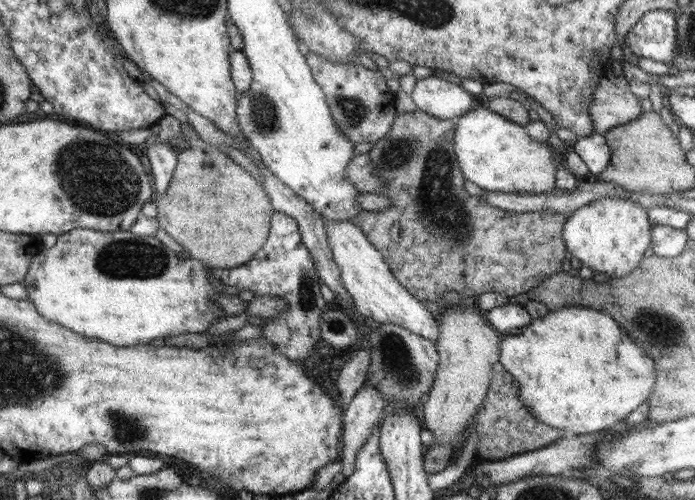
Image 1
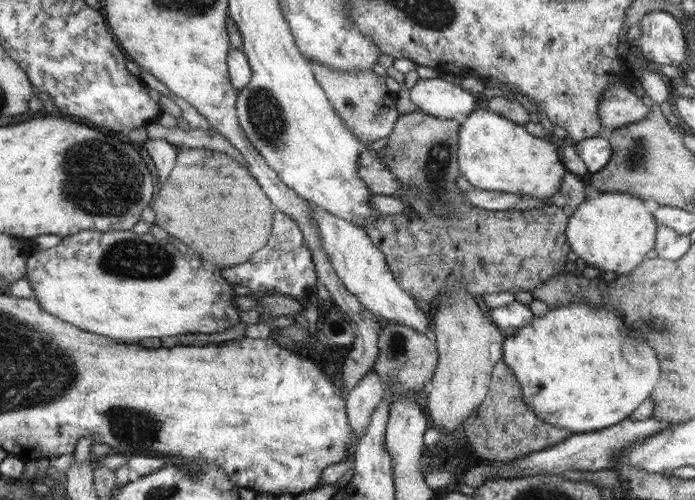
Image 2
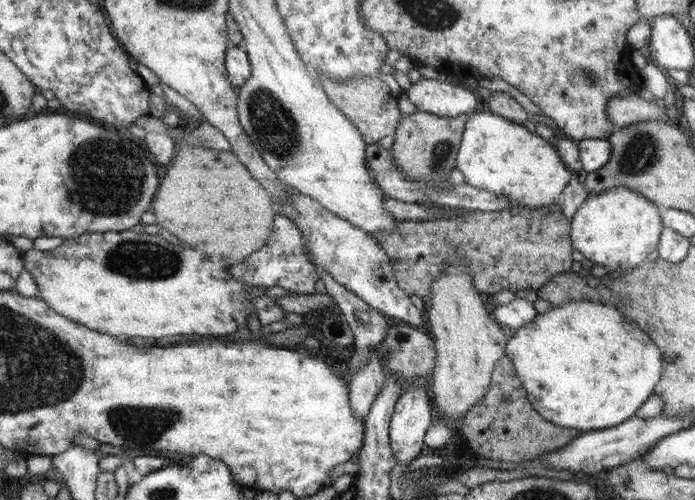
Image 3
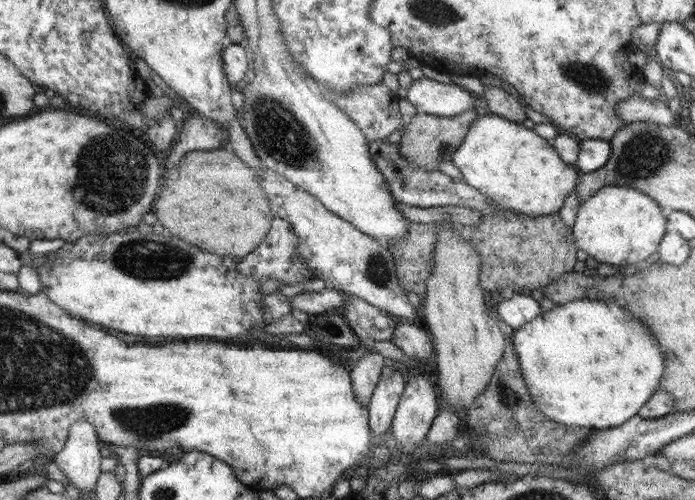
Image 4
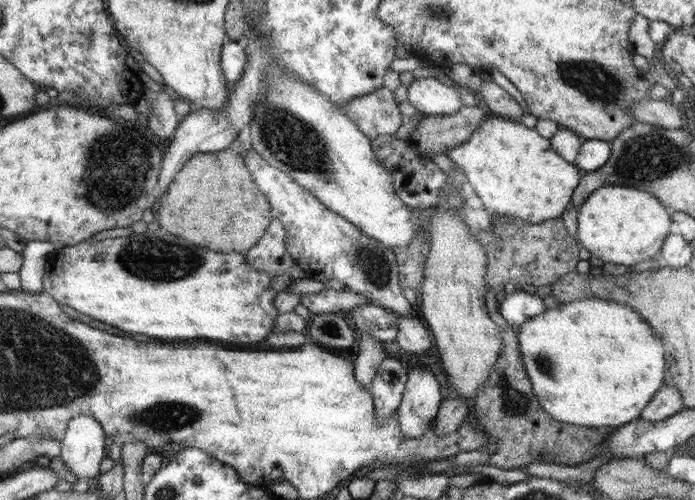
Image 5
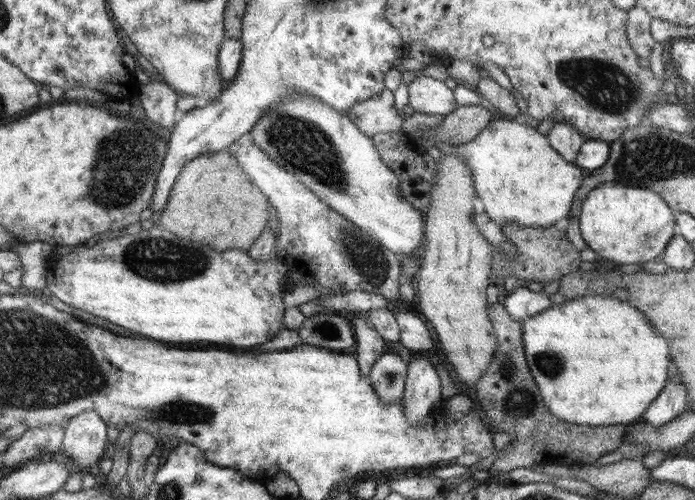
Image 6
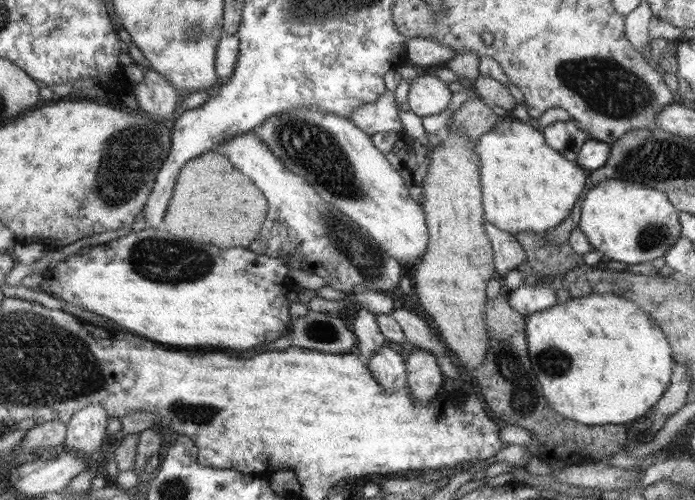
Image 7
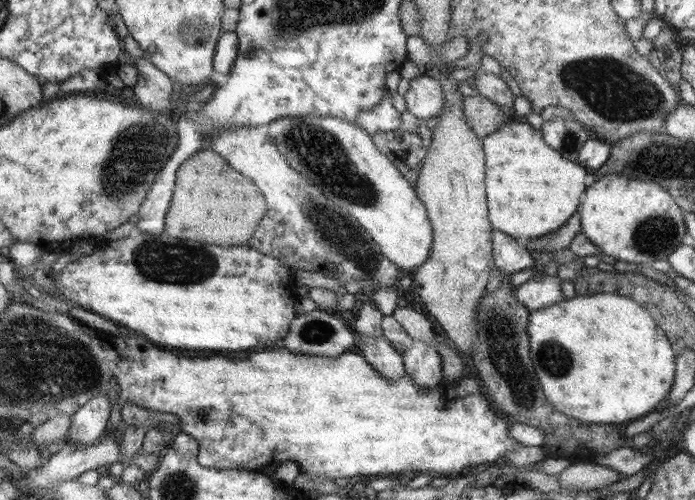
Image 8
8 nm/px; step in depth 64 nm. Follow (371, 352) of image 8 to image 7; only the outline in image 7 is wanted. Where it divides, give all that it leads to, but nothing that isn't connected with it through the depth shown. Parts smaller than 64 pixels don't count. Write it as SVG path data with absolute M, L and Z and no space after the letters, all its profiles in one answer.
M382 344L366 364L386 392L396 392L407 386L408 366L404 358L390 346Z

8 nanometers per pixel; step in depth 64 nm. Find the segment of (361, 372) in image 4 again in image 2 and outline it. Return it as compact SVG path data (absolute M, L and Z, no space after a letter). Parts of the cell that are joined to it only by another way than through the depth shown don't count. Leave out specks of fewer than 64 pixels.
M373 368L349 392L348 417L358 439L367 431L372 413L382 404L387 393L380 375Z

